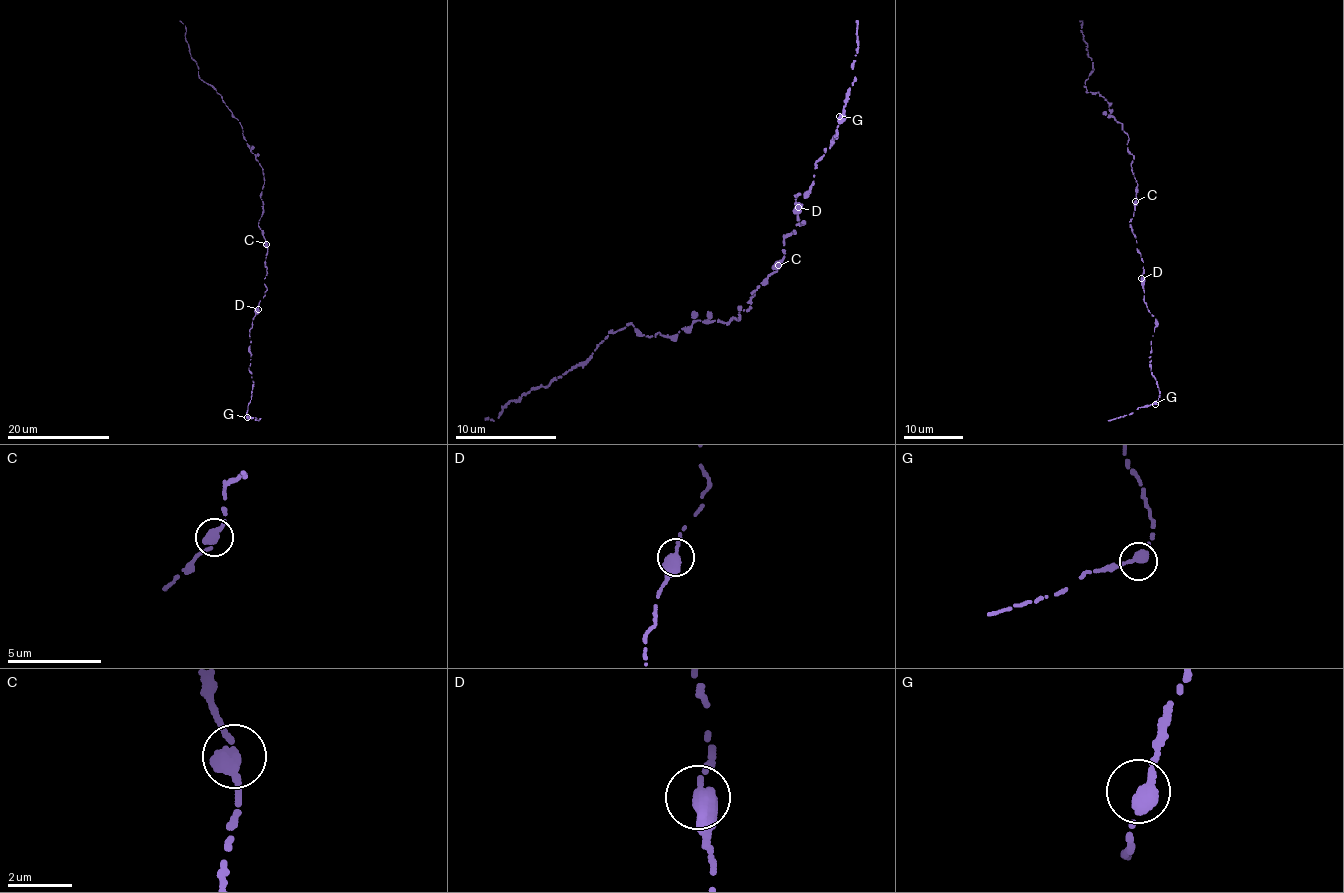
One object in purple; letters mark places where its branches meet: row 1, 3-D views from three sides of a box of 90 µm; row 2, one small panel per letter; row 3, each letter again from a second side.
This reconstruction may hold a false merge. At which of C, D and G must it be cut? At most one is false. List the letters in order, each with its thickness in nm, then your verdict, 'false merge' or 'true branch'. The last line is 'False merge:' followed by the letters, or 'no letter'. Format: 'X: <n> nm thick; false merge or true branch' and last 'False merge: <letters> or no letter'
C: 400 nm thick; true branch
D: 400 nm thick; true branch
G: 360 nm thick; true branch
False merge: no letter

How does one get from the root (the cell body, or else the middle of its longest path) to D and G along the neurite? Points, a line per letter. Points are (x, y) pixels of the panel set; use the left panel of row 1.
D: (264, 237), (266, 288), (258, 309)
G: (264, 237), (266, 288), (250, 330), (249, 371), (253, 385), (247, 417)

